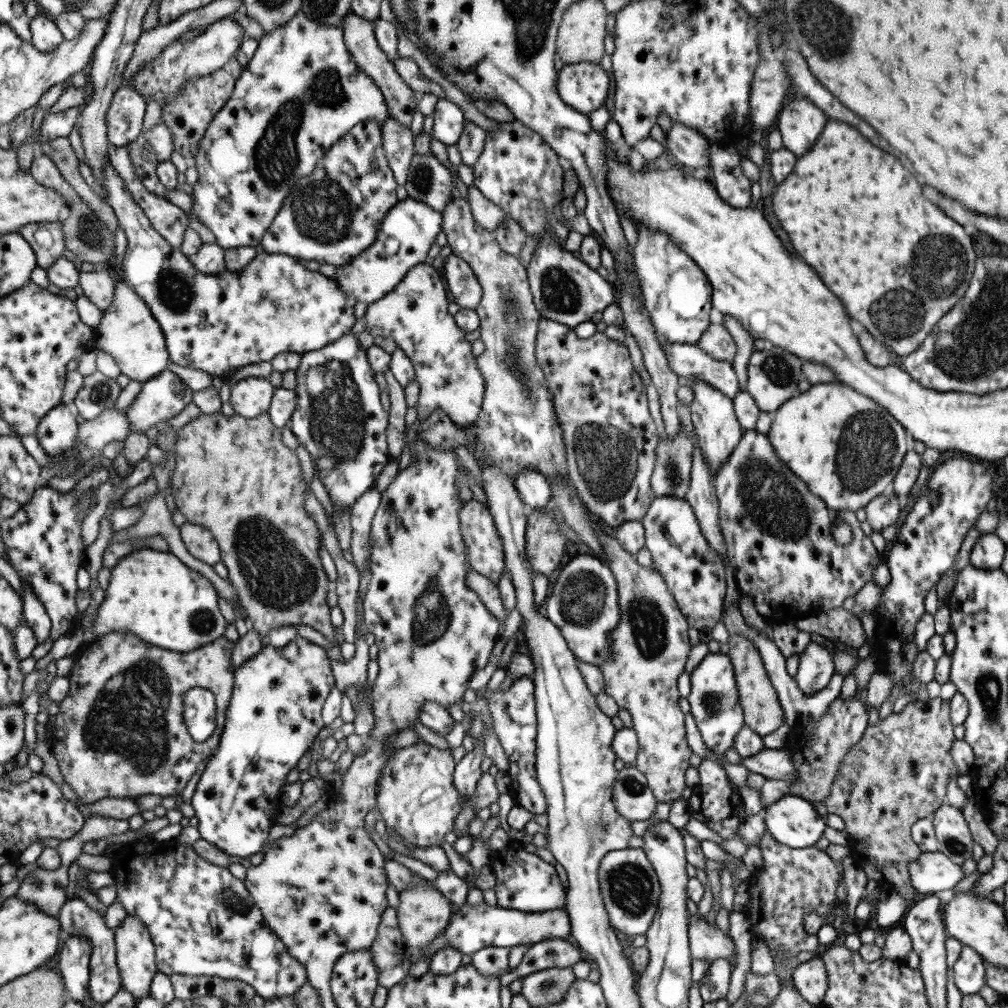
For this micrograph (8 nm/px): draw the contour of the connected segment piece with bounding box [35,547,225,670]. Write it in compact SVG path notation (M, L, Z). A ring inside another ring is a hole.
M149 547L132 551L111 568L111 579L108 588L105 590L103 602L97 606L97 614L92 627L86 632L77 627L69 635L54 641L53 649L49 652L49 655L45 658L39 658L35 669L43 670L51 660L72 657L82 646L90 647L91 643L112 632L129 631L137 634L152 646L189 653L201 649L209 642L215 641L219 636L223 636L223 630L225 630L225 620L217 610L215 590L205 580L205 575L193 570L170 550L162 552Z

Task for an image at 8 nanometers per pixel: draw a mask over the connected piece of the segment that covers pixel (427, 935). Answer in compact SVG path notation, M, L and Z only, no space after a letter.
M419 880L413 886L409 886L407 890L398 892L399 903L396 908L396 918L398 921L398 930L403 935L407 948L422 949L427 946L439 933L445 930L445 926L449 924L450 913L453 908L433 886L429 886L427 882Z

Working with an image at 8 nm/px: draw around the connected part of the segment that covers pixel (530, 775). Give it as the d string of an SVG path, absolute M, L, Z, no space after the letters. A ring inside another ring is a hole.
M521 675L512 681L511 687L499 691L498 687L492 688L490 696L486 699L488 711L492 718L492 731L495 733L499 744L508 760L506 773L511 777L508 792L514 804L535 814L543 814L546 809L545 797L537 782L534 767L535 737L536 737L536 712L533 696L532 679Z

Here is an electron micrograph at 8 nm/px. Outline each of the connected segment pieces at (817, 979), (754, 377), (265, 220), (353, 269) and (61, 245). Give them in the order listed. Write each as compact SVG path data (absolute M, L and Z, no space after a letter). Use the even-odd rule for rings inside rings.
M819 955L808 961L798 963L792 968L791 981L801 999L813 1006L818 1006L827 990L826 970Z
M771 343L761 350L752 351L747 361L745 392L760 412L775 412L783 402L799 394L797 384L804 379L801 363L800 358Z
M295 13L285 24L271 33L257 37L257 47L236 78L233 98L229 106L217 114L217 122L209 126L209 134L200 142L195 165L199 174L193 186L192 207L185 212L165 197L149 192L135 173L126 146L111 144L108 148L117 175L121 175L137 204L148 215L153 228L164 235L175 248L181 248L185 233L192 221L192 212L213 234L215 243L222 249L254 247L260 244L273 217L281 208L292 185L303 176L311 175L325 150L338 141L353 125L365 120L384 122L388 117L386 104L378 86L369 80L351 60L342 40L341 28L321 26L303 13Z
M407 197L397 201L385 213L377 229L375 240L359 254L350 258L348 263L336 267L334 279L346 296L352 296L356 302L370 304L391 292L405 273L416 263L425 263L426 253L435 236L442 231L441 215L433 207ZM385 244L389 252L385 254Z
M63 220L48 223L25 225L19 232L28 239L36 250L38 266L47 270L57 259L65 256L66 236Z

